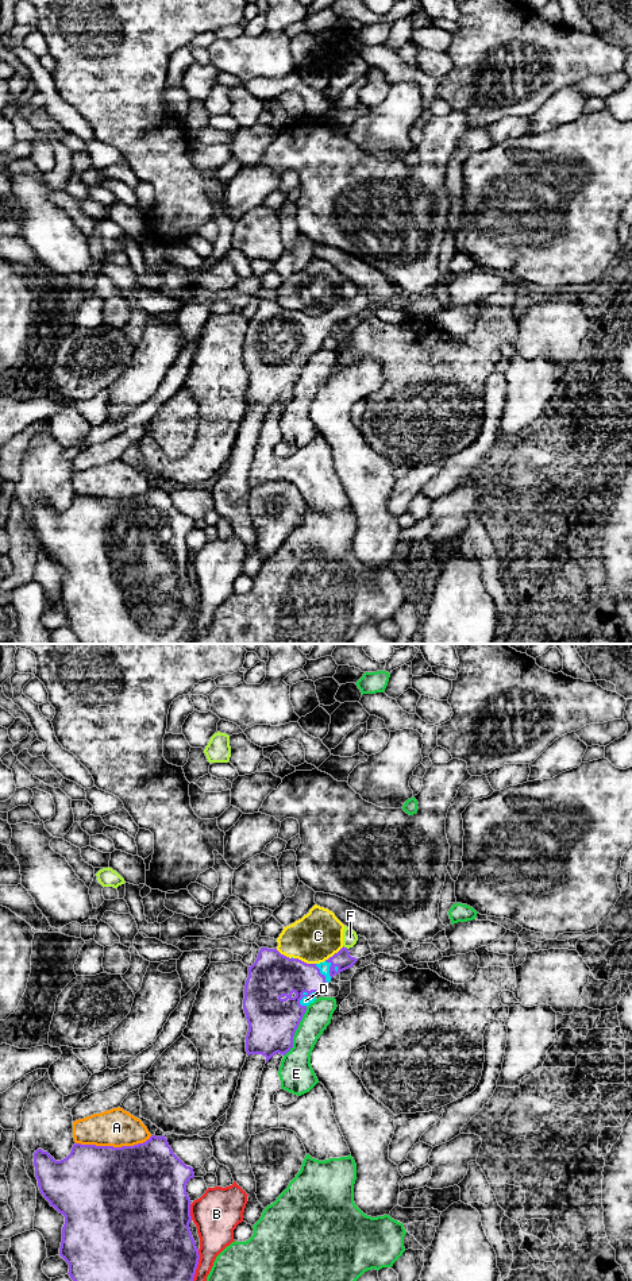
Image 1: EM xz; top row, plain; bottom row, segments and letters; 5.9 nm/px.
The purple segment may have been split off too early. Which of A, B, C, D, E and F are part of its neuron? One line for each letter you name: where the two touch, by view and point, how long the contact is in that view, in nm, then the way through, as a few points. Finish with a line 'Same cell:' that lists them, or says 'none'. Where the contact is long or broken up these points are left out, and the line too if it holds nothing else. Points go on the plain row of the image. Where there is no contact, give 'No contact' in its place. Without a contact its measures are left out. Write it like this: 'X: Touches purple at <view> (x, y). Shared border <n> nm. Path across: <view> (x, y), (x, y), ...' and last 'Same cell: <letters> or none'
D: Touches purple at xz (307, 347). Shared border 140 nm
Same cell: D

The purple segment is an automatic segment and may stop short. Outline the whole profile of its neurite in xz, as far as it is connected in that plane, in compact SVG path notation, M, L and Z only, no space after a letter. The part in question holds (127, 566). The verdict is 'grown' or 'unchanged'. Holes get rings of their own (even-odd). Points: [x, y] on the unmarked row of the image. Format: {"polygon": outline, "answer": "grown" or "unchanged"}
{"polygon": "M151 487L143 495L122 499L74 495L70 506L61 513L55 513L47 503L38 501L34 505L34 518L41 545L51 559L65 568L59 607L68 614L68 626L81 644L188 644L192 640L200 606L189 580L192 568L186 536L194 529L194 525L193 520L186 518L173 505L165 487Z", "answer": "unchanged"}

